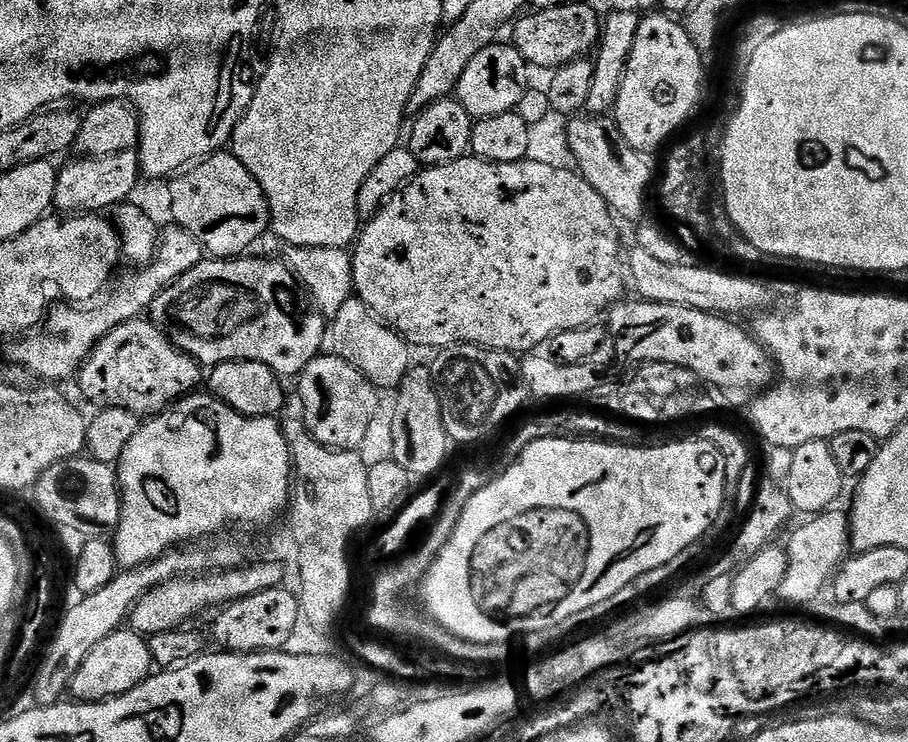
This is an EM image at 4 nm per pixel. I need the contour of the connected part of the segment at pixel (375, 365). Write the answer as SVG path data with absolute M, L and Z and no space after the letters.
M358 298L347 300L338 314L331 317L326 340L330 345L331 355L350 362L350 366L357 368L378 390L399 389L402 378L413 363L412 356L408 353L408 341L388 327L379 316L375 316Z

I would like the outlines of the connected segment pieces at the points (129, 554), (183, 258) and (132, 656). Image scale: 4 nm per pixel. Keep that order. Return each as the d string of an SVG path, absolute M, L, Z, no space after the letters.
M189 394L174 404L169 404L162 412L149 416L141 423L139 430L126 442L126 450L122 450L118 461L118 477L120 500L122 502L120 521L114 529L110 543L116 551L116 563L121 569L131 570L141 568L144 564L151 564L159 556L171 552L177 546L187 545L189 542L200 542L205 538L215 537L225 531L227 524L253 524L260 528L263 524L272 524L290 504L290 479L293 477L292 455L280 429L280 420L271 416L239 416L230 406L226 406L217 396L211 394Z
M169 223L169 228L166 227L162 232L162 243L159 245L156 256L149 264L137 267L136 272L128 272L120 281L115 281L114 287L107 293L108 300L101 302L97 308L88 308L85 312L79 312L76 306L64 306L68 308L60 308L56 313L49 315L46 324L52 328L68 328L64 332L64 336L60 332L40 332L41 330L33 331L31 334L24 334L19 337L8 348L8 356L16 364L25 364L32 372L37 372L41 376L41 381L44 382L60 382L56 380L68 380L79 373L83 363L88 359L88 355L95 350L96 344L110 330L114 330L119 324L125 324L127 320L135 320L141 314L147 313L151 309L152 303L156 300L164 289L170 287L175 280L184 272L190 271L194 266L198 266L200 261L205 259L206 253L203 246L198 242L198 238L194 238L194 234L190 234L185 228L179 224Z
M117 630L102 638L102 642L98 642L98 646L94 646L94 650L90 650L86 658L82 658L78 670L72 676L70 692L80 702L110 700L134 690L134 686L148 679L153 668L147 639L138 632Z

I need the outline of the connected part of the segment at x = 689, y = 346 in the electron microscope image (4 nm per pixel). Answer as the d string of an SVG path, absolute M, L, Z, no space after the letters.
M632 298L629 304L617 302L609 307L606 313L609 333L623 330L629 338L640 336L639 351L647 357L657 357L663 361L675 361L681 366L695 369L701 374L711 388L726 394L727 403L747 405L749 401L760 395L774 380L774 364L764 347L747 331L739 328L739 323L711 312L694 310L686 306L670 306L669 304L650 304L646 300Z

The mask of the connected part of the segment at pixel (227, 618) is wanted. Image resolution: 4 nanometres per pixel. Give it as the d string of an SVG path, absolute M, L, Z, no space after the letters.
M285 587L262 590L261 593L226 604L215 613L212 636L221 649L229 652L274 652L285 647L298 617L297 593Z

